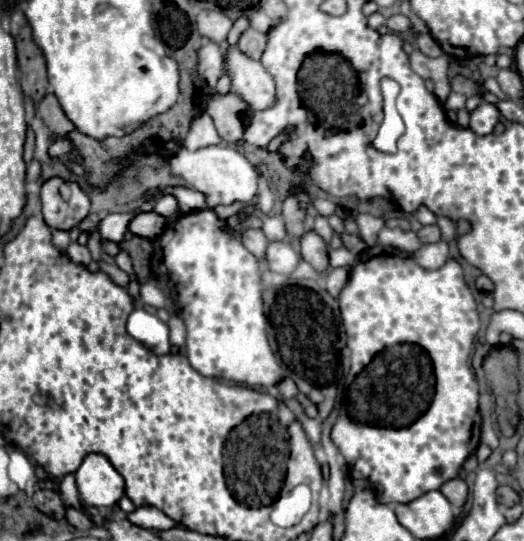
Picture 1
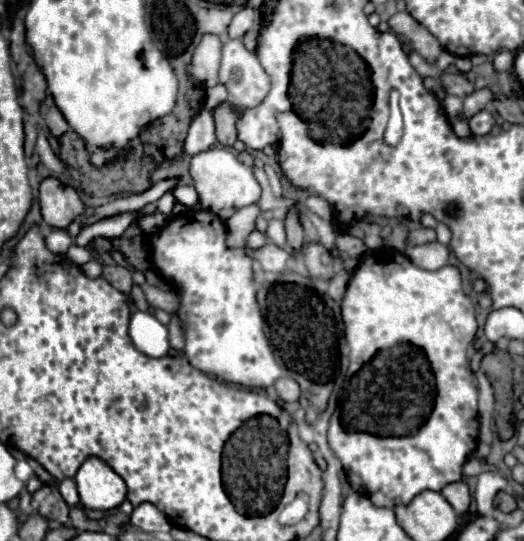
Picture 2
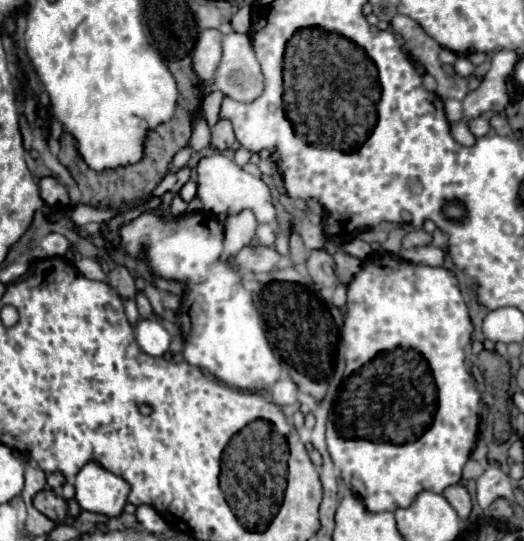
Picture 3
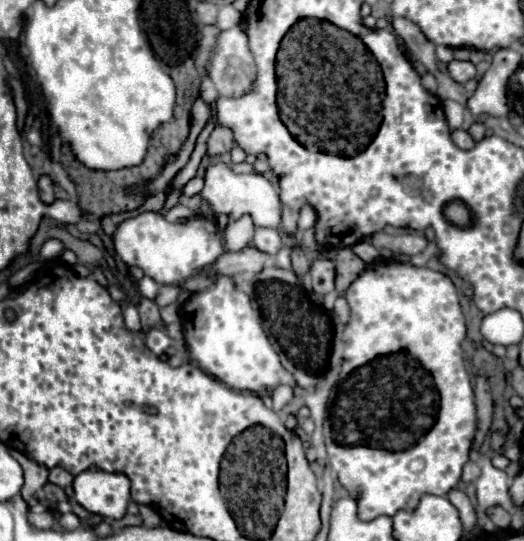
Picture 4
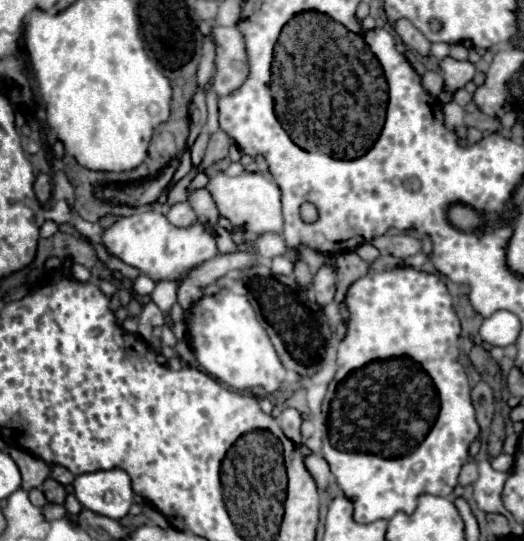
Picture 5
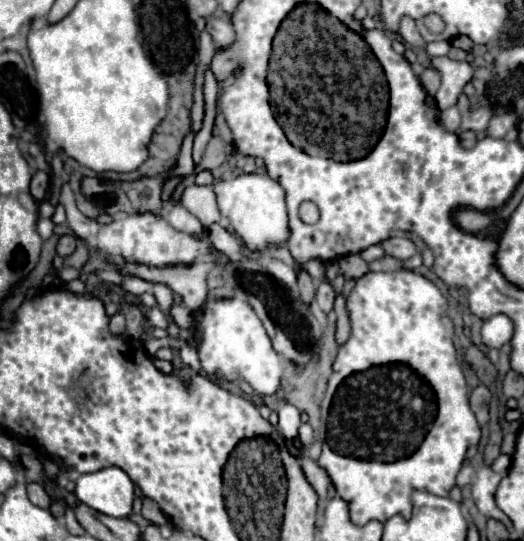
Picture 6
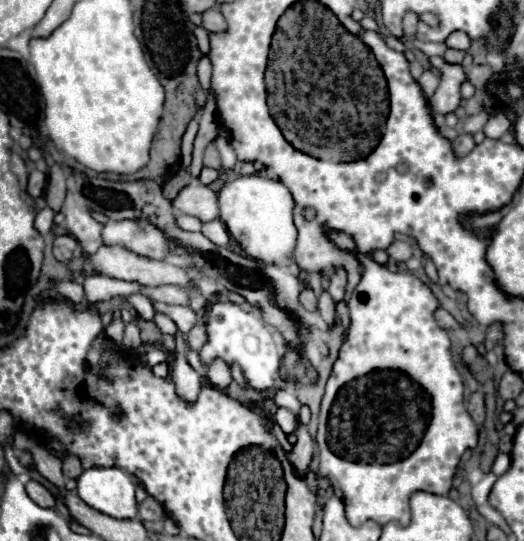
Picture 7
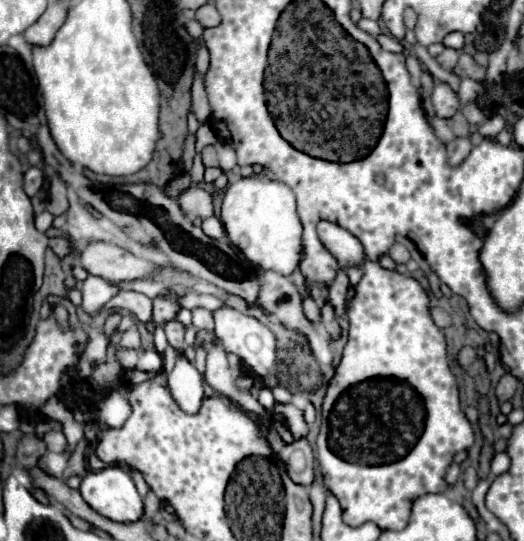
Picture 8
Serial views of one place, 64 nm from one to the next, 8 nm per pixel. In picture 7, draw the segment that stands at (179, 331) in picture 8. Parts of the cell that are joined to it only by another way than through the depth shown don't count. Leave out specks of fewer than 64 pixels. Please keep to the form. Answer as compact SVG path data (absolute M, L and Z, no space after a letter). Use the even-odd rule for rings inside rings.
M156 312L156 316L154 316L154 322L156 322L156 326L164 332L164 334L176 334L176 324L166 316L166 314L160 314L160 312Z

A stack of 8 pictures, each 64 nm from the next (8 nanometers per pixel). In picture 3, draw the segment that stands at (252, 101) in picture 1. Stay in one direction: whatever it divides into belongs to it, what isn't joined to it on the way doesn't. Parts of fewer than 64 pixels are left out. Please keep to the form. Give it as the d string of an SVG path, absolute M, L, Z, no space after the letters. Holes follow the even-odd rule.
M230 32L222 40L222 60L216 70L216 88L238 102L252 102L264 92L264 74L252 52L250 36Z

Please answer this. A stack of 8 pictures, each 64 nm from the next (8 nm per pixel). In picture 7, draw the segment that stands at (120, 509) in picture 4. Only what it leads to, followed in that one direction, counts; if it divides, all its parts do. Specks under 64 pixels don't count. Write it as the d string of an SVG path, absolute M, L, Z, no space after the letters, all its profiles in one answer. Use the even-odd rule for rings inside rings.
M90 468L80 474L78 496L94 510L112 518L134 518L134 480L120 468Z

